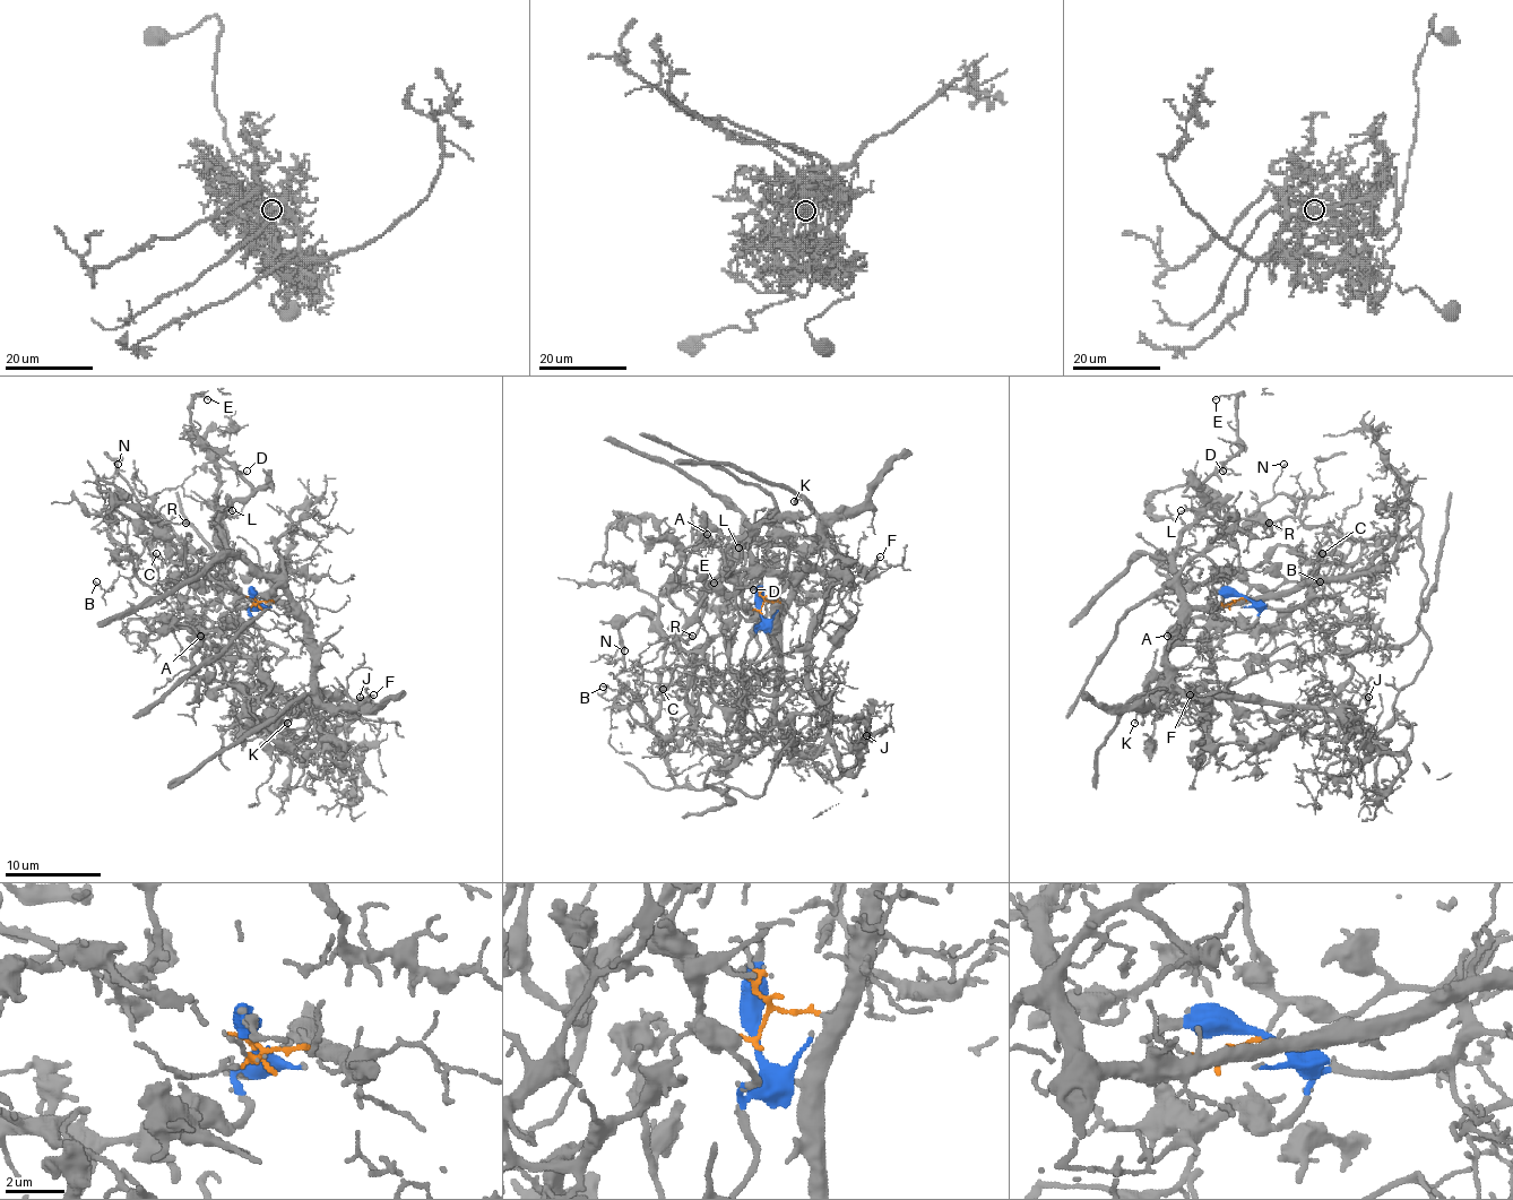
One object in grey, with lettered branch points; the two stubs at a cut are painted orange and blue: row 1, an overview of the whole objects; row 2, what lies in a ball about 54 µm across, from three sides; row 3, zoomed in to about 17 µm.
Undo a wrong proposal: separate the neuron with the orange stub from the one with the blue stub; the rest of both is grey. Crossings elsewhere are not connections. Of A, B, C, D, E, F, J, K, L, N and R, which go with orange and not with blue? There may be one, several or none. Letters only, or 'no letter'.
D, E, F, J, K, L

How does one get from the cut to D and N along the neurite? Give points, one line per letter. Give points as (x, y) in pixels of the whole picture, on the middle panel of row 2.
D: (760, 611), (787, 598), (798, 560), (785, 543), (725, 555), (758, 567), (741, 596), (753, 588)
N: (760, 611), (758, 656), (693, 692), (666, 752), (653, 728), (664, 635), (633, 615), (623, 652)

